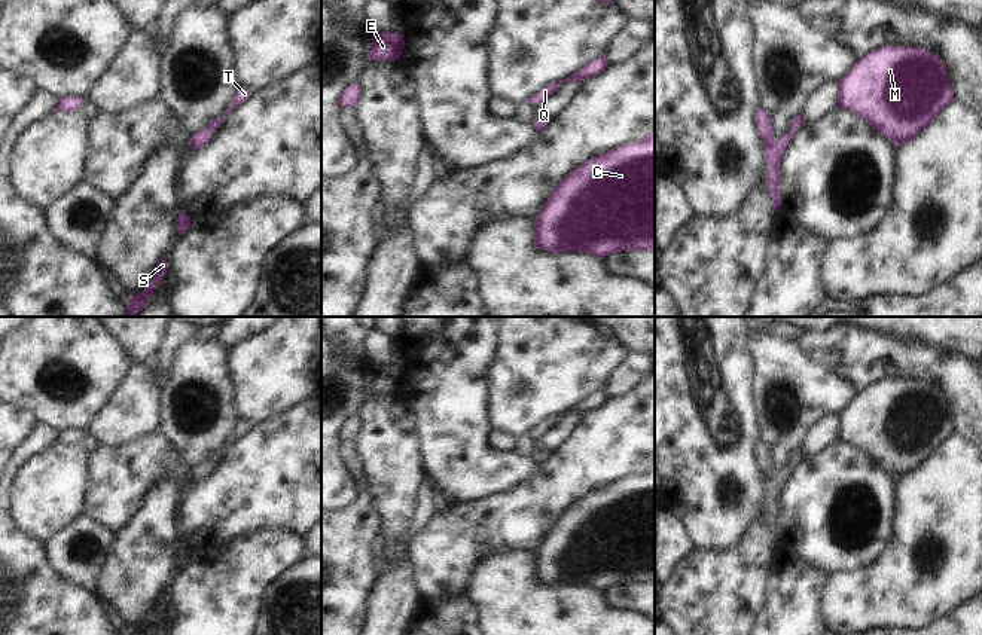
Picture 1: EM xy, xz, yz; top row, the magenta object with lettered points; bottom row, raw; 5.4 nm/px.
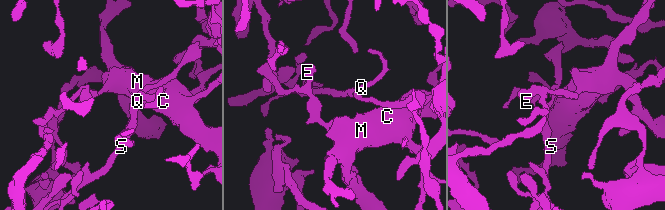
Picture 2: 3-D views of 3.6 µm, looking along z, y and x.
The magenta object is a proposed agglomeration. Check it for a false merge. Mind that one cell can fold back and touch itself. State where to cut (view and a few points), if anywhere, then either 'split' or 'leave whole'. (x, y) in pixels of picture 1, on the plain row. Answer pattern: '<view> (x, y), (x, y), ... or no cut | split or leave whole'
no cut | leave whole

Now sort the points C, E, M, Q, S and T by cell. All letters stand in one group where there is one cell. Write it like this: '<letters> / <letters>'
C E M Q S T

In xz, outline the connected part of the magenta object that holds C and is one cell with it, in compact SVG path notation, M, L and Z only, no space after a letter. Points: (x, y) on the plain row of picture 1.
M655 467L571 503L533 556L534 578L548 586L579 584L604 592L617 584L655 584Z

